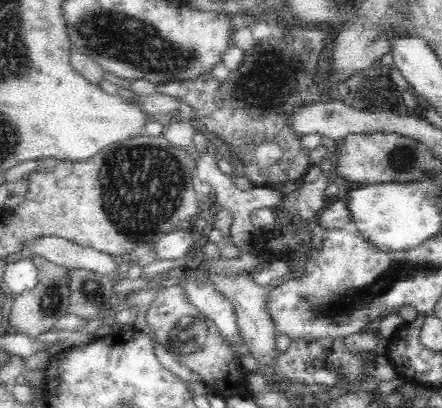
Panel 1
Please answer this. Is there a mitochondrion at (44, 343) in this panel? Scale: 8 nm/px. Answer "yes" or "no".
no

